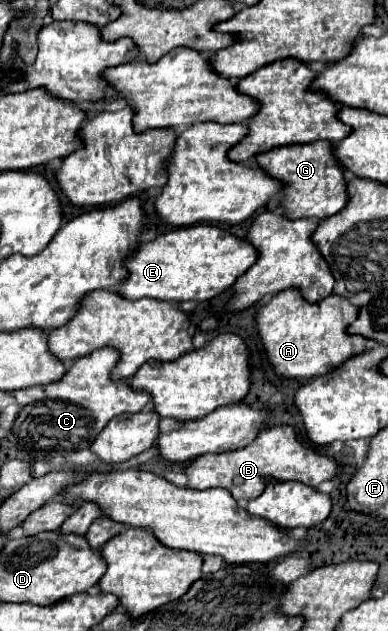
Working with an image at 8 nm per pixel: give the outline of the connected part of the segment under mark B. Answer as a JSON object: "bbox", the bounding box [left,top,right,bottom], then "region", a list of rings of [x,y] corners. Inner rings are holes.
{"bbox":[186,427,340,499],"region":[[[264,427],[258,431],[256,439],[232,453],[222,453],[216,457],[198,457],[186,467],[188,489],[210,489],[210,487],[224,487],[232,493],[234,499],[256,499],[268,485],[268,481],[300,481],[310,487],[318,487],[322,481],[332,479],[340,473],[340,465],[316,453],[314,449],[302,445],[292,427]]]}

